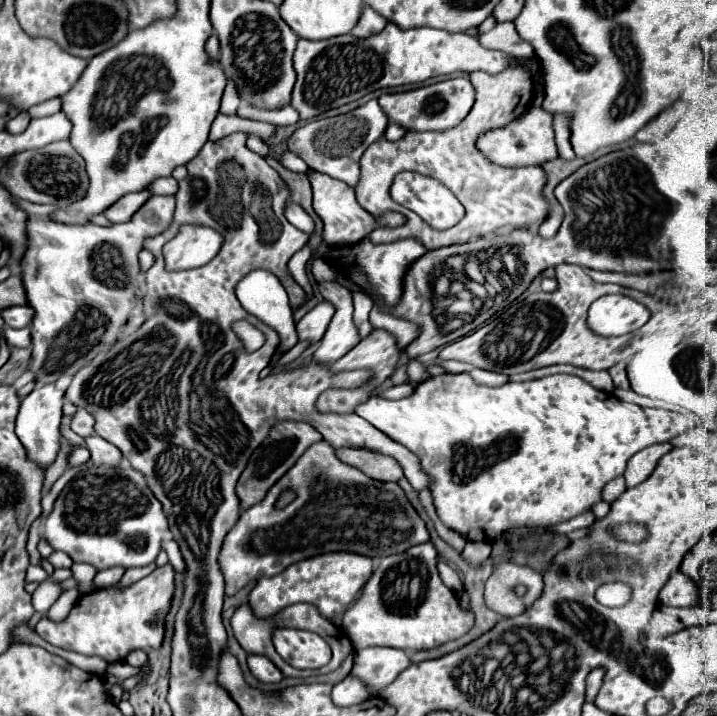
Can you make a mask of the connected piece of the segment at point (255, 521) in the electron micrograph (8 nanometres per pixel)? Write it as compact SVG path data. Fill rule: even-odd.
M320 441L308 447L308 451L294 463L294 467L280 481L276 481L272 489L268 489L268 495L260 503L252 505L248 511L242 511L232 531L228 531L228 537L224 537L218 563L226 579L226 595L234 595L250 581L282 573L288 565L308 559L312 555L328 551L352 551L374 559L382 559L388 555L404 553L410 547L426 541L430 541L426 523L420 519L420 515L416 513L416 509L412 507L398 483L382 483L366 477L356 467L342 463L330 445L326 441ZM284 489L294 489L298 497L288 507L274 509L276 499Z

